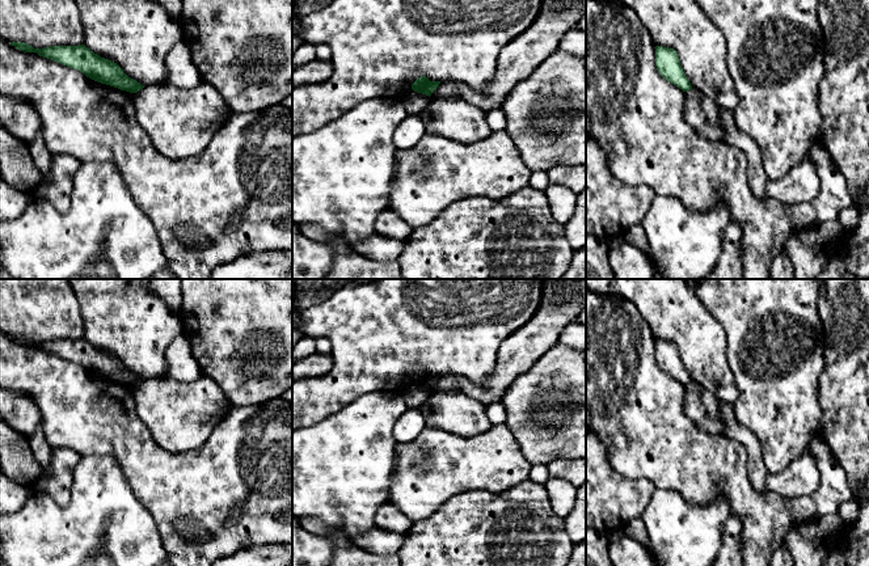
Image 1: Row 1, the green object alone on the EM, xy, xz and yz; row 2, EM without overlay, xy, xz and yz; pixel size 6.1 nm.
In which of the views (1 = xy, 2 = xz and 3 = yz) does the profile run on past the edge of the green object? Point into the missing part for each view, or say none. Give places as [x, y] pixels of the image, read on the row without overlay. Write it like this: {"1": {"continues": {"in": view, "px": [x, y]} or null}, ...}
{"1": {"continues": null}, "2": {"continues": null}, "3": {"continues": null}}

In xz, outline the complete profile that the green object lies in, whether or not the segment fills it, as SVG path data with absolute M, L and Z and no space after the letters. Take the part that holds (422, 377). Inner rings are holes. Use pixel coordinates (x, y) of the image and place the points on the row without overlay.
M421 369L412 377L412 383L430 390L439 377L440 375L430 375L426 369Z

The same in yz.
M655 339L655 360L661 369L683 385L692 383L674 342Z

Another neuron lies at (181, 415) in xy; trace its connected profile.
M202 375L194 381L148 379L134 387L136 411L155 442L182 453L202 445L233 407L220 387Z

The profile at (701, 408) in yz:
M695 381L686 385L684 413L708 435L725 435L718 401L710 392Z

